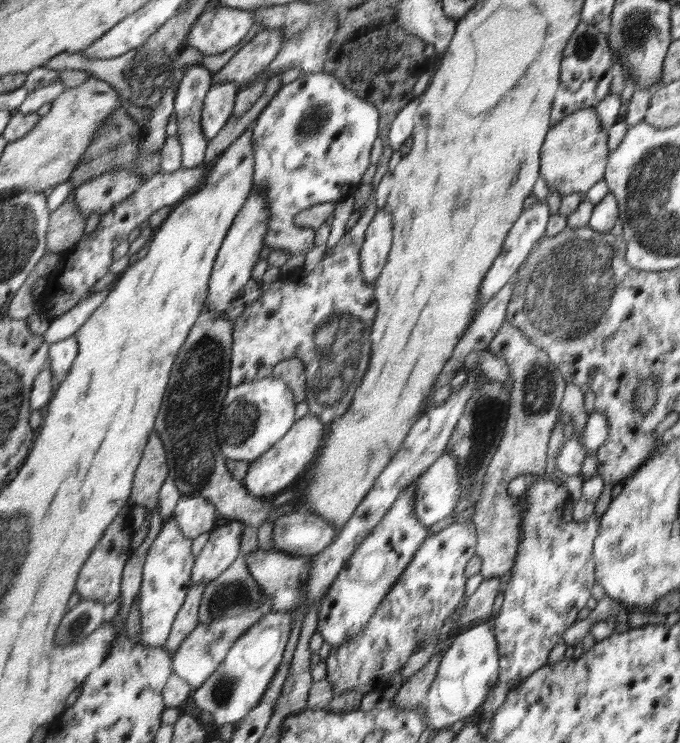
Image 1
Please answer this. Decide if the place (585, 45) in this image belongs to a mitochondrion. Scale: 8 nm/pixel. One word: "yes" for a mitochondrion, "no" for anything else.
yes

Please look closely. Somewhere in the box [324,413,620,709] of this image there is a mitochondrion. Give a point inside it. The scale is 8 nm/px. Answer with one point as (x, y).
(385, 570)

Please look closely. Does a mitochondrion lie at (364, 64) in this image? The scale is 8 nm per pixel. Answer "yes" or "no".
yes

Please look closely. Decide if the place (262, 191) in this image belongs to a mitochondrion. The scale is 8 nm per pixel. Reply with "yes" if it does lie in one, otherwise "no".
no

